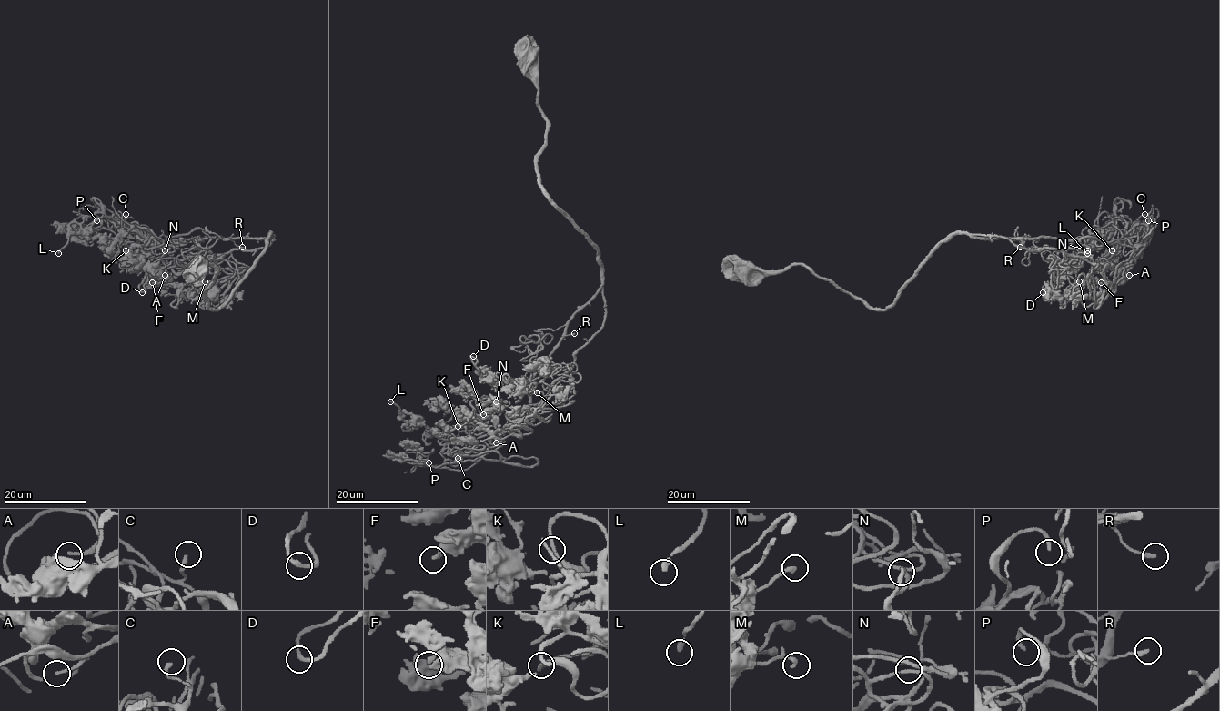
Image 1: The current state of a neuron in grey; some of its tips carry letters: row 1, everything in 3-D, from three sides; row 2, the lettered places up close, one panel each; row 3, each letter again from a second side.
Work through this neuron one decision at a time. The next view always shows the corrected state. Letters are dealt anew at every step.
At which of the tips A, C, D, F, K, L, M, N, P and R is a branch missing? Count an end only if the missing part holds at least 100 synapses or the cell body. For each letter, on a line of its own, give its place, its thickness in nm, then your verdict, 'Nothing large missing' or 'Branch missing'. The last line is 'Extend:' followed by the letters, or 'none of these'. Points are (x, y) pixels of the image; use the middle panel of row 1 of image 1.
A: Place: (496, 442). Thickness 160 nm. Nothing large missing
C: Place: (458, 458). Thickness 240 nm. Nothing large missing
D: Place: (473, 356). Thickness 190 nm. Nothing large missing
F: Place: (483, 414). Thickness 200 nm. Nothing large missing
K: Place: (458, 426). Thickness 180 nm. Nothing large missing
L: Place: (390, 401). Thickness 280 nm. Nothing large missing
M: Place: (537, 392). Thickness 240 nm. Nothing large missing
N: Place: (496, 401). Thickness 170 nm. Nothing large missing
P: Place: (428, 462). Thickness 200 nm. Nothing large missing
R: Place: (574, 333). Thickness 220 nm. Nothing large missing
Extend: none of these

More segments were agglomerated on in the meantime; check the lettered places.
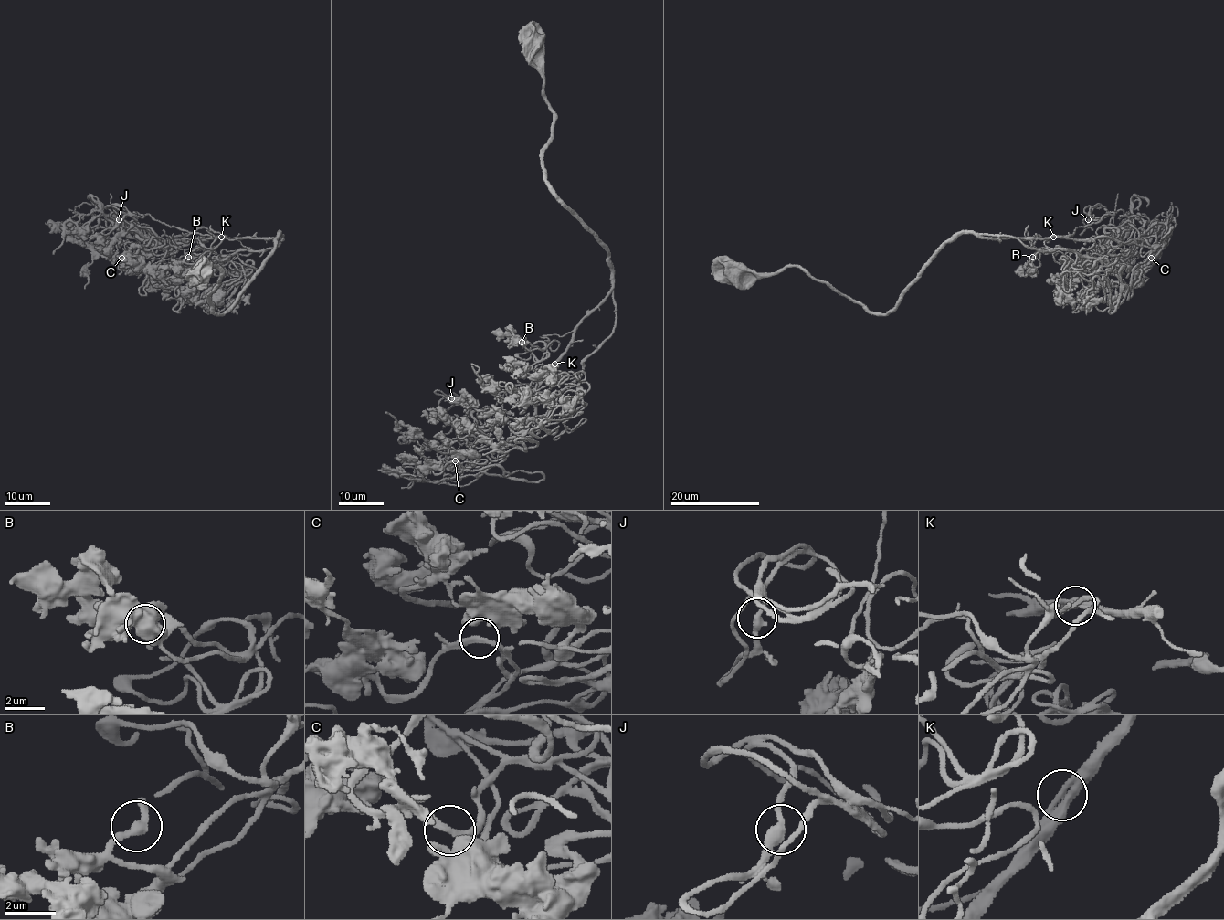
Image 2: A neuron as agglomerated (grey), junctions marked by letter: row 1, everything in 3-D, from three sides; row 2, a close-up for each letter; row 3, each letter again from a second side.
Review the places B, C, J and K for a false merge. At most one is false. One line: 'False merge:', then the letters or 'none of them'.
False merge: none of them

